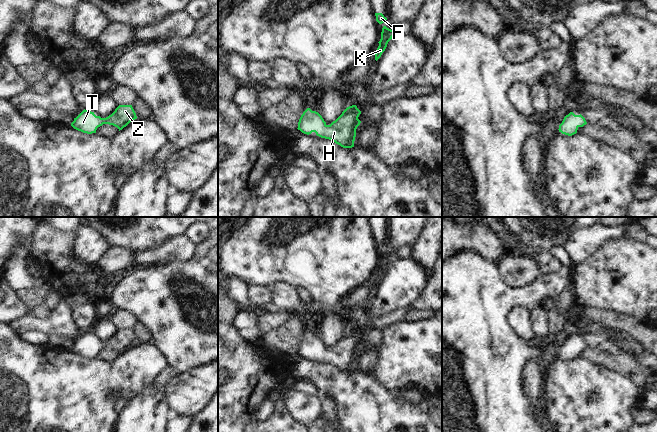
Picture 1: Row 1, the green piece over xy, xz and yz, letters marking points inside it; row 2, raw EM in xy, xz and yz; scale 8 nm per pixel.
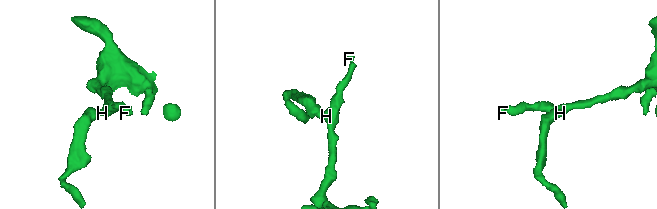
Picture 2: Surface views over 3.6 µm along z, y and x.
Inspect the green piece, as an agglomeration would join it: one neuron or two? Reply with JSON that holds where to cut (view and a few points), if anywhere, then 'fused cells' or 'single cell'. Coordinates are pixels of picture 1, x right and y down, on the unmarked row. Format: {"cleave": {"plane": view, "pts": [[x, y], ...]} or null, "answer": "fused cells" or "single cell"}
{"cleave": null, "answer": "single cell"}

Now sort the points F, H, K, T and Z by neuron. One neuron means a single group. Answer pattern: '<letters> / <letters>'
F H K T Z

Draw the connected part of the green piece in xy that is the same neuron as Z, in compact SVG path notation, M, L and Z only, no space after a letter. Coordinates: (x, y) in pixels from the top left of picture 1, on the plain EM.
M119 329L115 335L106 342L96 340L94 336L84 333L74 342L71 350L87 358L96 357L97 352L103 348L113 349L120 355L135 343L137 343L137 340L132 329Z

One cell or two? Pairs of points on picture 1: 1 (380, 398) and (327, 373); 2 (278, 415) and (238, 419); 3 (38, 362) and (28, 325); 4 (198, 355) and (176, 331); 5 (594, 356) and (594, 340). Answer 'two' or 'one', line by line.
1: one
2: two
3: two
4: one
5: two

